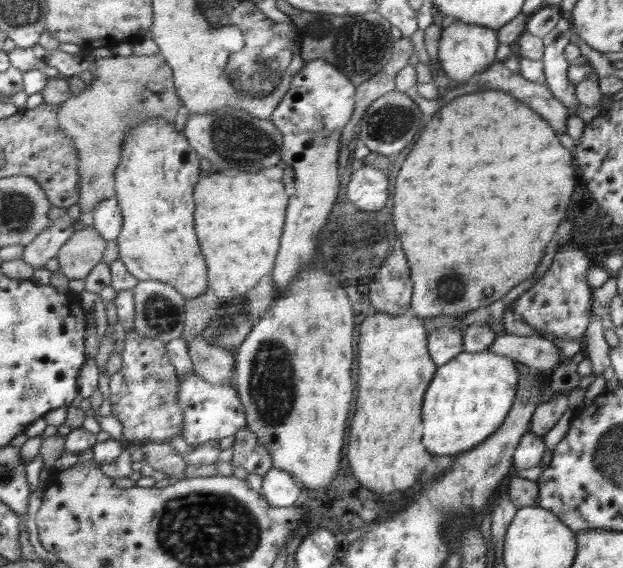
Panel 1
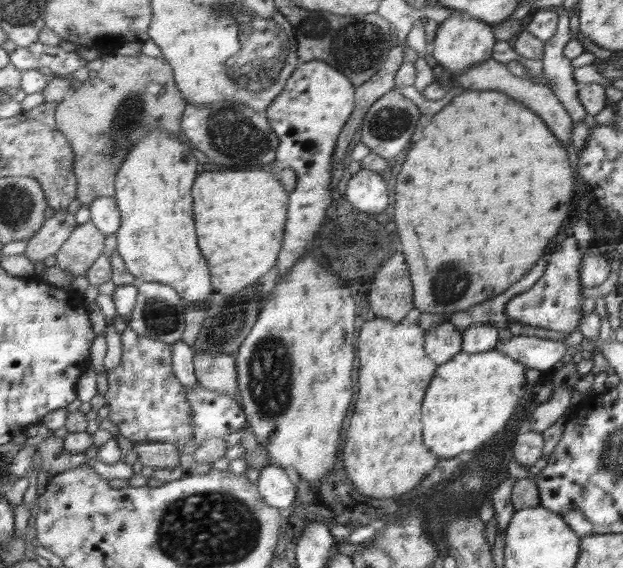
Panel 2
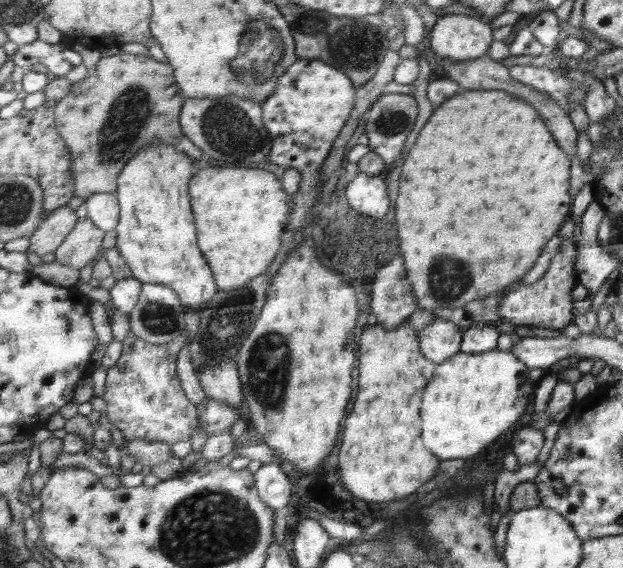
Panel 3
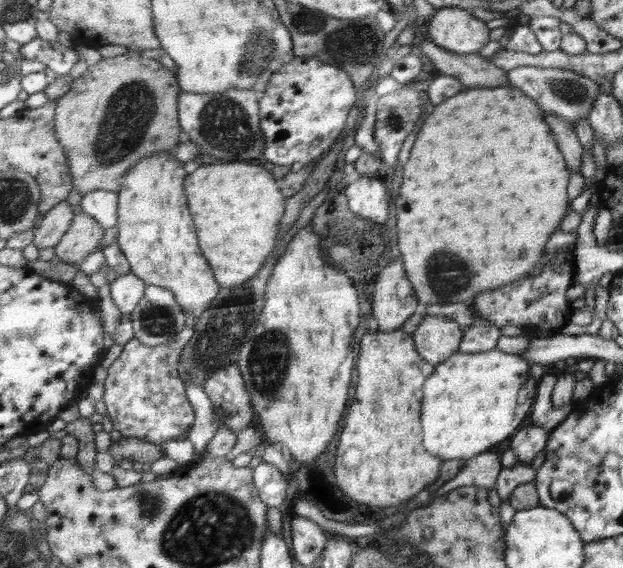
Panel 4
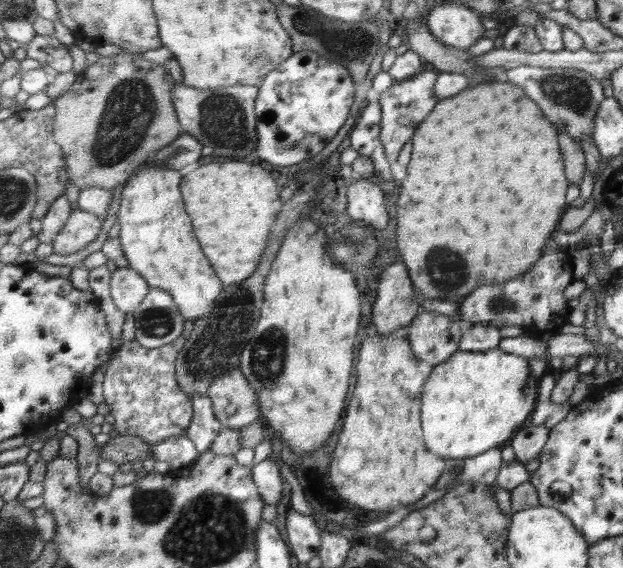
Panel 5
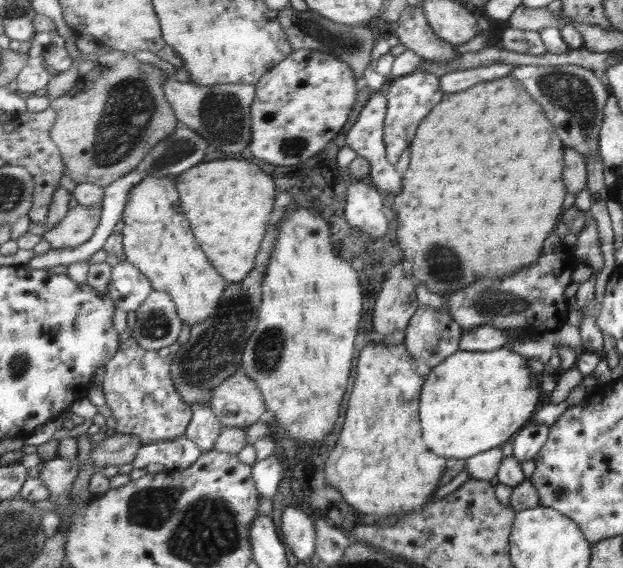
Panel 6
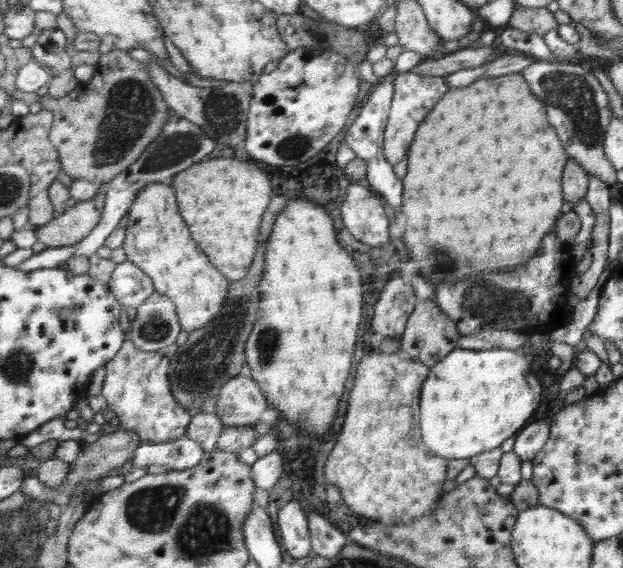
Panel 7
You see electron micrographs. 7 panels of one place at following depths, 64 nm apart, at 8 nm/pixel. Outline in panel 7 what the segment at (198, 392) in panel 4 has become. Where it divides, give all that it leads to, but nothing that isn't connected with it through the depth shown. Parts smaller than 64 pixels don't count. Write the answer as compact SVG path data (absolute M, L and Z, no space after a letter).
M200 411L193 415L185 436L198 442L204 451L210 452L217 448L218 437L223 428L216 415Z

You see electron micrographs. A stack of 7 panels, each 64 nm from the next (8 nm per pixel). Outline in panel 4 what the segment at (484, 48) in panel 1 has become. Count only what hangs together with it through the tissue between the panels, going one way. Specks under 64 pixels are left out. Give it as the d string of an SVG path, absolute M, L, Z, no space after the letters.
M436 9L436 15L428 23L430 40L448 52L476 54L490 40L490 28L467 9Z

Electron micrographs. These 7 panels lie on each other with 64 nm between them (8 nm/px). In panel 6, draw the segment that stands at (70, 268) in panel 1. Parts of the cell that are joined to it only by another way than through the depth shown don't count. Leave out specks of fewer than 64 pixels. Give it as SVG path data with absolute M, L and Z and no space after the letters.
M102 203L96 206L74 207L68 217L63 220L56 229L46 232L43 240L53 246L53 251L58 252L65 249L74 249L85 245L97 231L101 223Z

